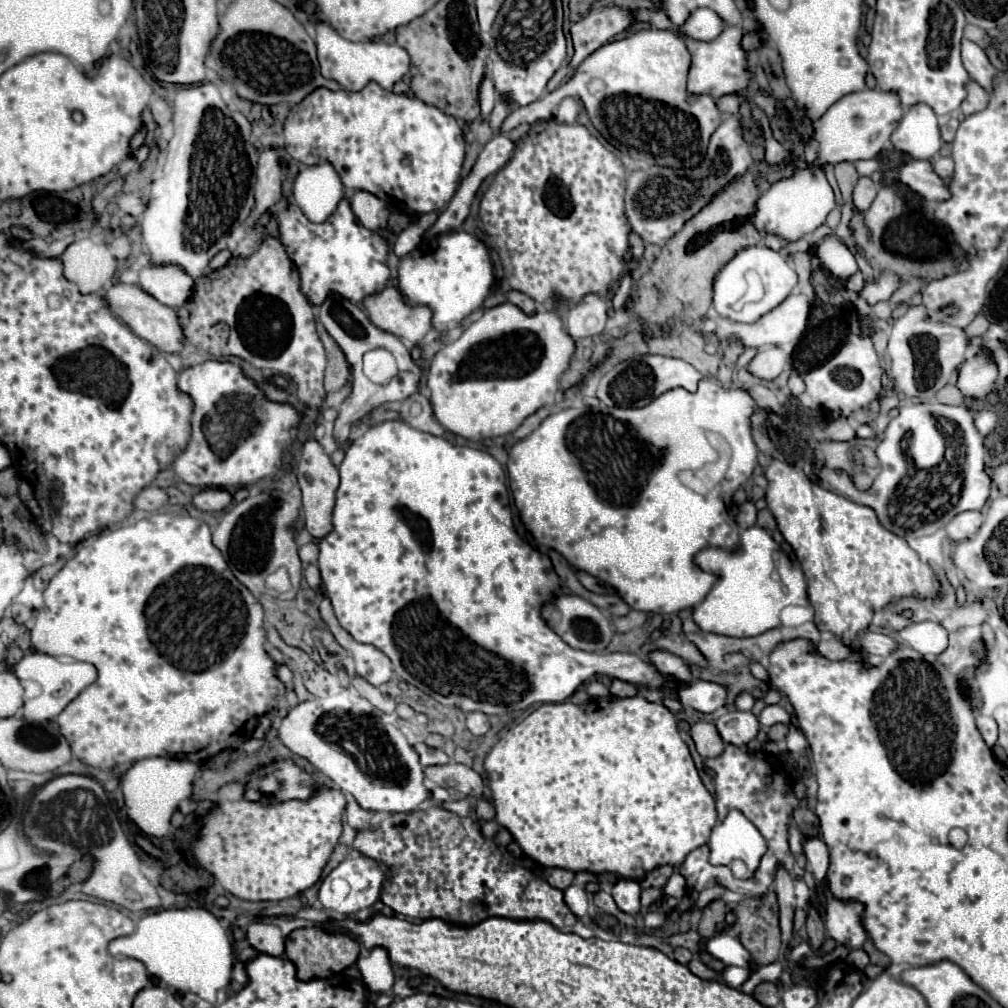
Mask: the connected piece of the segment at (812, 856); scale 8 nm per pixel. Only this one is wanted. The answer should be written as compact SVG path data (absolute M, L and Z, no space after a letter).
M805 839L803 849L807 855L807 871L813 875L817 883L825 883L827 879L827 869L829 869L829 849L827 845L819 839Z

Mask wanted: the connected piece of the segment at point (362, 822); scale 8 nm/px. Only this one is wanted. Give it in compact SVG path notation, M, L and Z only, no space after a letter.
M349 797L347 809L345 809L345 819L347 819L347 823L349 823L355 831L369 829L369 827L371 827L371 817L373 817L373 811L361 809L359 803L357 803L353 797Z

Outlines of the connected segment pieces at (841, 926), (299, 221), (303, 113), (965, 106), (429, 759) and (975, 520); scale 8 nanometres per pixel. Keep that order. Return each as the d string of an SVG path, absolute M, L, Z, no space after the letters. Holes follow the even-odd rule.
M823 887L823 891L825 891L823 917L825 917L827 935L833 937L841 945L859 949L863 941L867 939L867 931L863 927L865 905L859 901L835 899L827 887Z
M347 199L339 203L335 213L325 223L311 223L301 209L291 203L285 211L281 211L279 233L281 243L299 269L301 289L315 305L321 305L331 291L349 301L361 303L367 295L383 291L391 279L391 269L387 265L387 241L375 231L363 229L363 225L355 221Z
M369 83L365 89L353 91L329 91L315 89L299 105L295 105L285 119L285 151L291 159L317 165L319 161L333 163L343 185L347 189L363 189L381 197L381 193L401 201L407 211L423 215L439 211L457 191L461 179L461 165L465 159L465 139L455 117L445 115L433 105L427 105L409 95L397 95L381 89L377 83ZM403 155L411 155L413 165L401 165Z
M969 81L967 83L967 97L961 103L961 111L963 111L963 115L973 115L977 111L983 111L987 107L987 101L989 101L989 93L979 83Z
M413 743L413 749L419 753L419 761L423 767L445 765L451 761L443 749L435 749L435 747L429 747L425 743Z
M981 511L959 513L959 517L955 517L955 521L949 521L945 525L945 533L951 541L959 543L959 541L965 541L965 539L973 537L979 531L981 523L983 523L983 513Z

